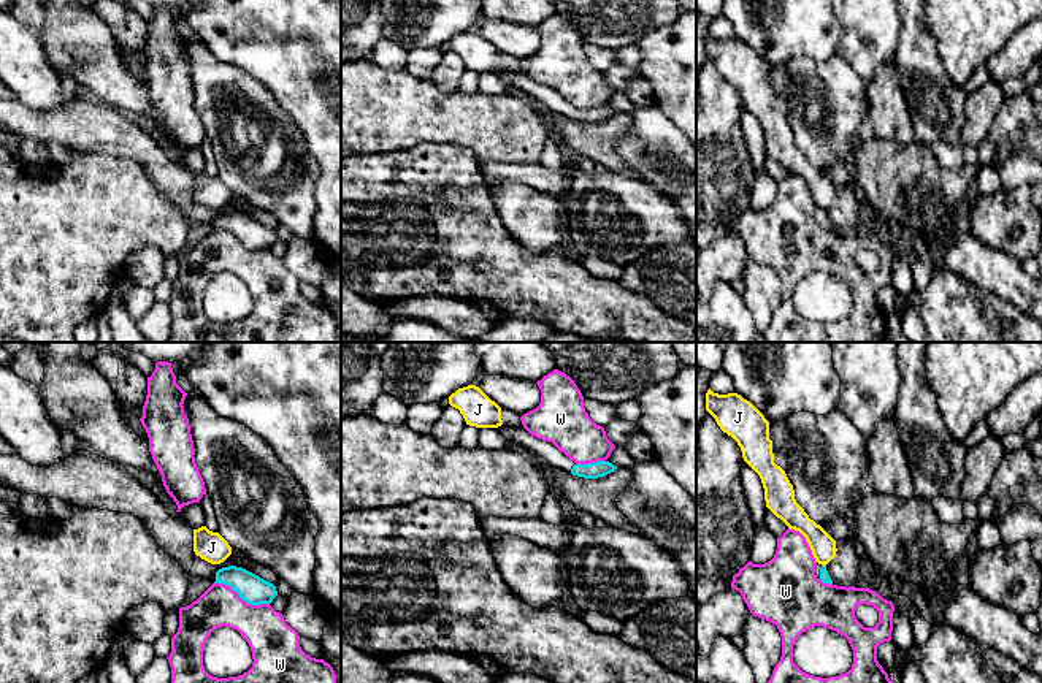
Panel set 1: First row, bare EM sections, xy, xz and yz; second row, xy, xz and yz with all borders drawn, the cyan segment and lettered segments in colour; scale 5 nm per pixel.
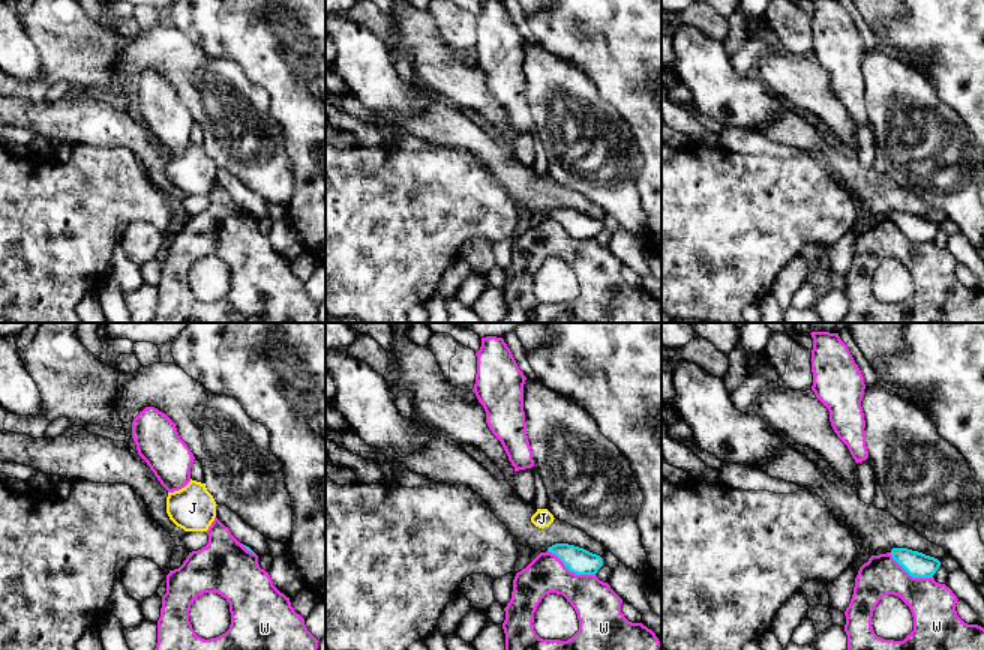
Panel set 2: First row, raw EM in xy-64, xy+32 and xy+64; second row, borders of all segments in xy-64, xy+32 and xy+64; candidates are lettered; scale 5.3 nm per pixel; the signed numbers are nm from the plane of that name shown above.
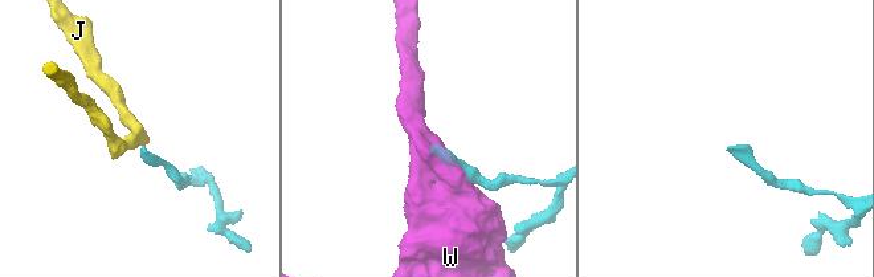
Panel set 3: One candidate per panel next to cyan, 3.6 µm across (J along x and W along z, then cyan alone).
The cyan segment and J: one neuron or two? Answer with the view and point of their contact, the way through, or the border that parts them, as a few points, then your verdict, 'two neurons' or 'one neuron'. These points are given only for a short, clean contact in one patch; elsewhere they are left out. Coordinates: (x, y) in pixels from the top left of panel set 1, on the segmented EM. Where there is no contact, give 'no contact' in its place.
yz (822, 564) | along yz (822, 563), (825, 566) | two neurons

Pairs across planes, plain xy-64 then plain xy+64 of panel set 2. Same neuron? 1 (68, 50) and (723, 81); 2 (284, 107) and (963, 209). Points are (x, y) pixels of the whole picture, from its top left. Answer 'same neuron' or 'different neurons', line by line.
1: different neurons
2: different neurons

